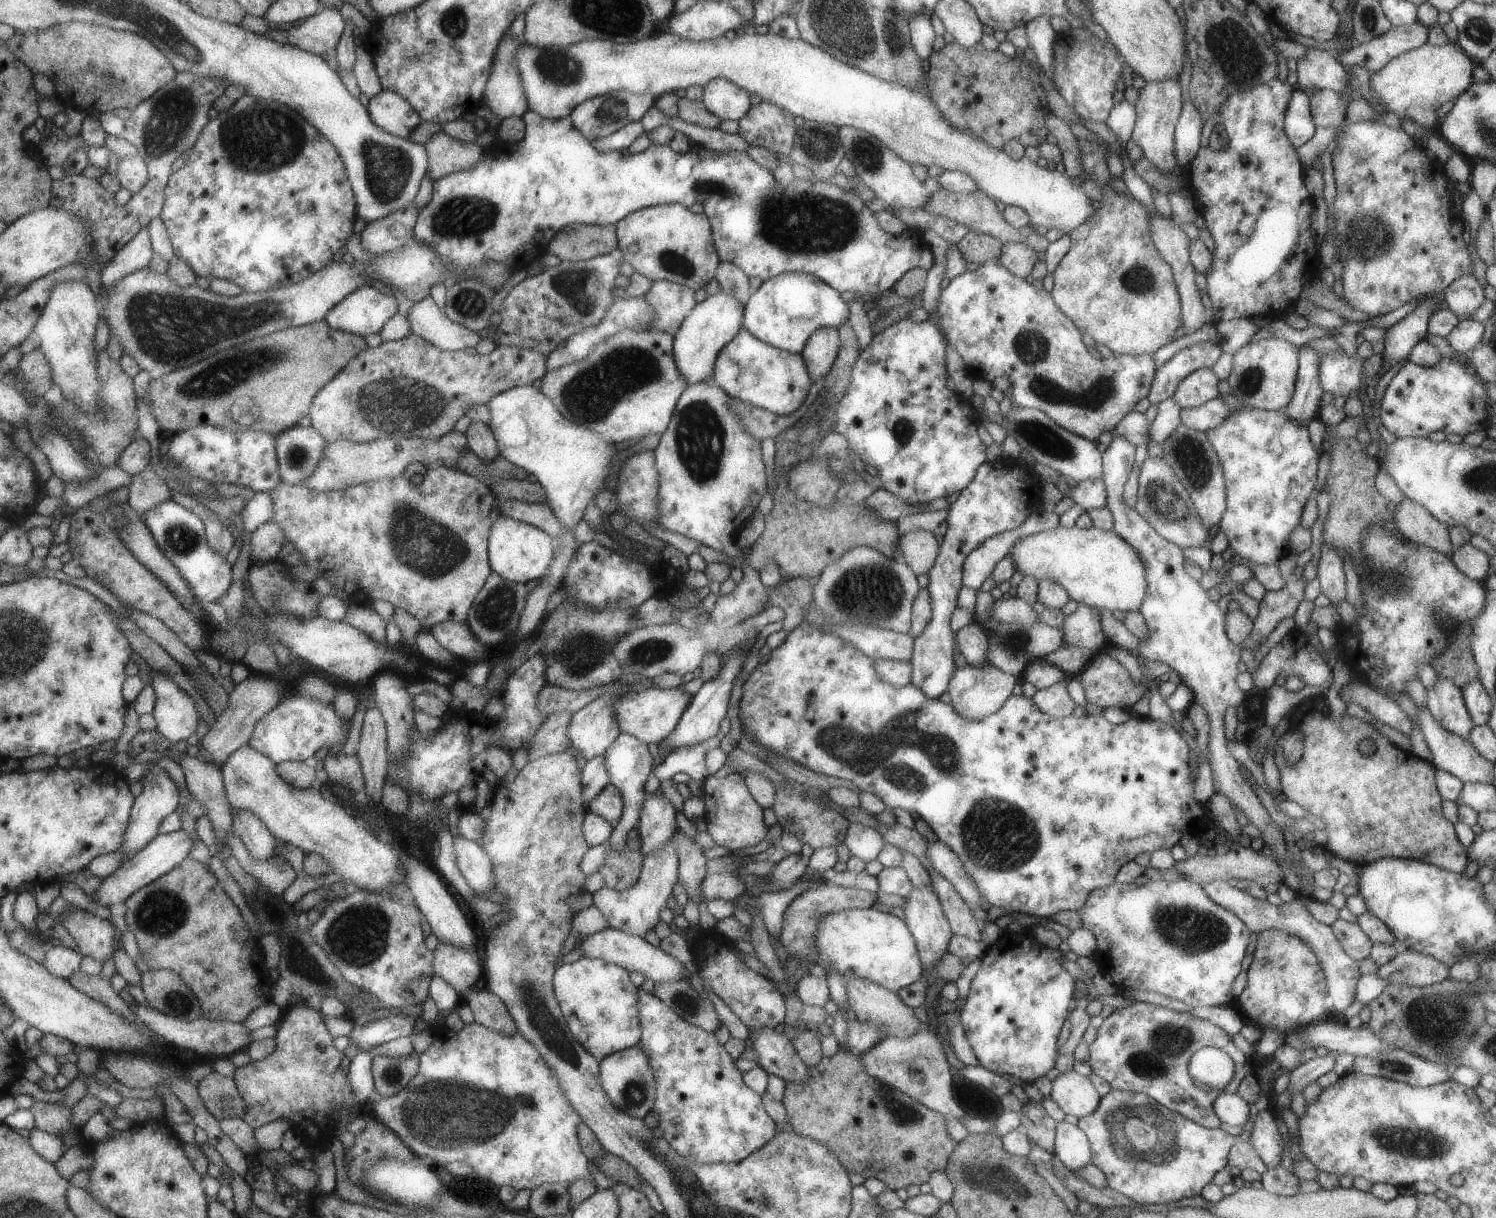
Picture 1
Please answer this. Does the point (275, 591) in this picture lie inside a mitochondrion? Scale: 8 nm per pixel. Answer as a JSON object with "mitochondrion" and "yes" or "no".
{"mitochondrion":"yes"}

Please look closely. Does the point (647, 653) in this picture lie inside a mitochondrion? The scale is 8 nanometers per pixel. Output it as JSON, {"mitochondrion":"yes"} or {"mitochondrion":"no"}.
{"mitochondrion":"yes"}

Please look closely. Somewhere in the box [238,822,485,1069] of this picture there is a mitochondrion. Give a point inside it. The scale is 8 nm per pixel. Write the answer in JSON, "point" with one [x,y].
{"point":[304,965]}

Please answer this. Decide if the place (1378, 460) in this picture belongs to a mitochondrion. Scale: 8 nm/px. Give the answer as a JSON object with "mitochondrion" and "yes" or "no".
{"mitochondrion":"no"}

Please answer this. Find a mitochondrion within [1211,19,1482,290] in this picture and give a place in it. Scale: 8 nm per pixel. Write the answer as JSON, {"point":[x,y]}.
{"point":[1368,238]}

